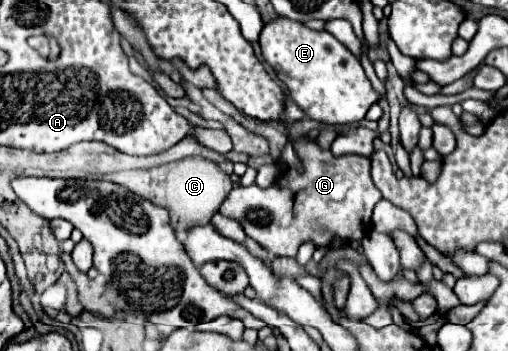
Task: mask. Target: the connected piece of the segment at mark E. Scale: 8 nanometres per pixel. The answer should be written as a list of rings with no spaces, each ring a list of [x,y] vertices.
[[[280,16],[264,26],[264,32],[260,34],[260,50],[264,60],[288,86],[290,98],[304,108],[306,116],[312,120],[336,126],[360,122],[368,108],[380,100],[380,94],[372,88],[356,56],[324,30],[316,32],[300,22],[284,20]]]

